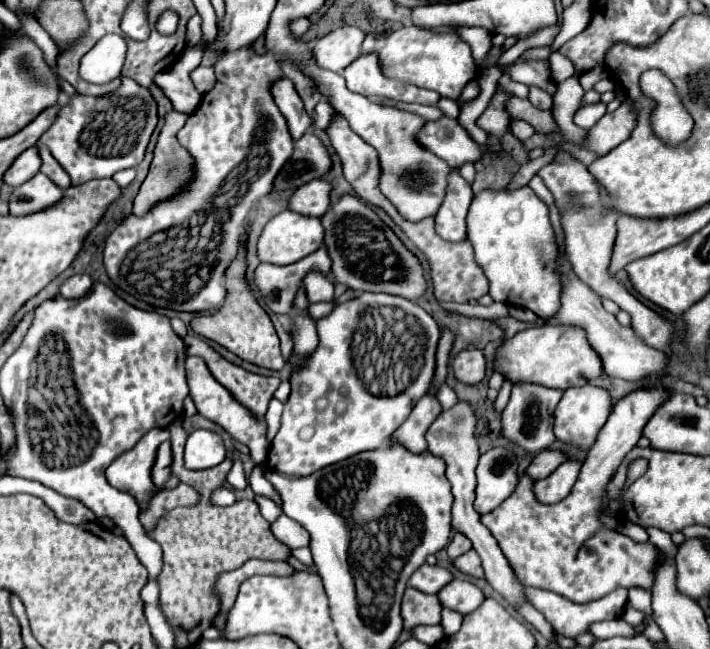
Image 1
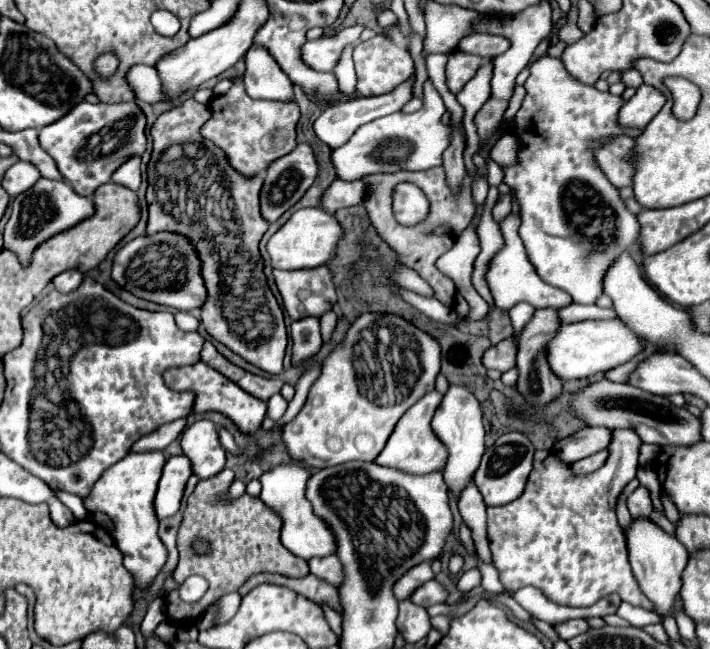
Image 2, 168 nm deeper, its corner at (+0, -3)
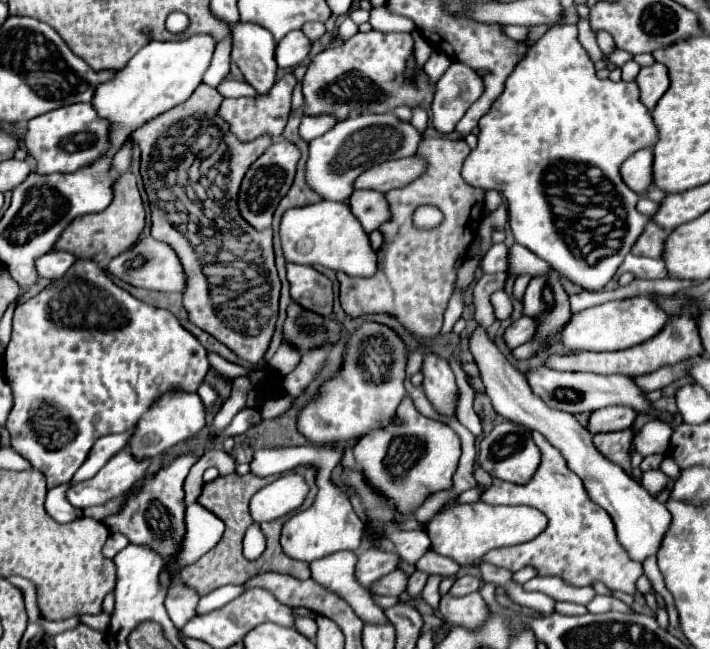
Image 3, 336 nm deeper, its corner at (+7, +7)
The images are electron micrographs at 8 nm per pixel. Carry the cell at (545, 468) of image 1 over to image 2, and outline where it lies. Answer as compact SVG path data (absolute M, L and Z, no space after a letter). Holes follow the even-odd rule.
M582 428L576 434L560 440L554 446L554 452L558 458L562 458L566 464L574 464L586 456L592 456L612 442L612 430L610 428Z

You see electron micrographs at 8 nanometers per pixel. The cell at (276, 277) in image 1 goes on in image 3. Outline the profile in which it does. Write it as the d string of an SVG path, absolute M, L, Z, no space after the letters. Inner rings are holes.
M287 264L287 280L291 284L291 298L305 306L305 310L313 310L315 314L329 316L333 308L333 288L331 280L317 272L311 266Z

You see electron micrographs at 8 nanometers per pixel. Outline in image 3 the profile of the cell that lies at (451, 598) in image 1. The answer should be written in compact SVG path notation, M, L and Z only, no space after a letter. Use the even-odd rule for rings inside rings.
M395 570L393 574L387 574L385 578L377 580L377 582L371 586L371 592L399 598L399 596L407 590L407 584L409 584L409 576L407 576L403 570Z

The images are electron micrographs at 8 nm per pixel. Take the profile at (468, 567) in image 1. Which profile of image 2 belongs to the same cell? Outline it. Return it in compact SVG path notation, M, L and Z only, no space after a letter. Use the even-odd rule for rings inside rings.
M468 570L468 572L464 572L464 574L460 576L456 588L458 588L460 592L468 592L468 590L472 590L472 588L478 586L478 584L480 584L480 572L478 572L478 570Z

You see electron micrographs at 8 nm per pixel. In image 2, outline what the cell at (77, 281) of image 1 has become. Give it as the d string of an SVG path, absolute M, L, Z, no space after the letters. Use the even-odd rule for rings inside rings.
M66 270L66 272L60 272L58 276L52 278L52 284L56 286L58 292L72 292L80 282L82 282L82 274L78 270Z

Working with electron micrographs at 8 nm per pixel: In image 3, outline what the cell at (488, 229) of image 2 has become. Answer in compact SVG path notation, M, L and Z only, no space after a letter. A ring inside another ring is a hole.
M503 242L493 244L489 252L481 258L479 268L483 272L505 272L507 270L507 246Z

